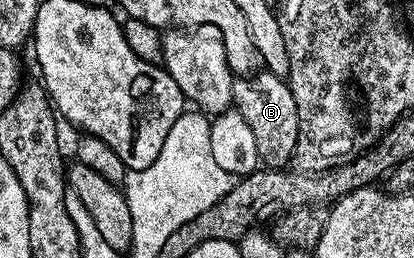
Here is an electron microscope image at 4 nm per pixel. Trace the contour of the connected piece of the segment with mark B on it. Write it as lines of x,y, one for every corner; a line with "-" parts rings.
270,70
241,79
236,78
232,87
233,107
253,130
260,162
271,169
286,168
294,158
299,120
296,100
290,84

